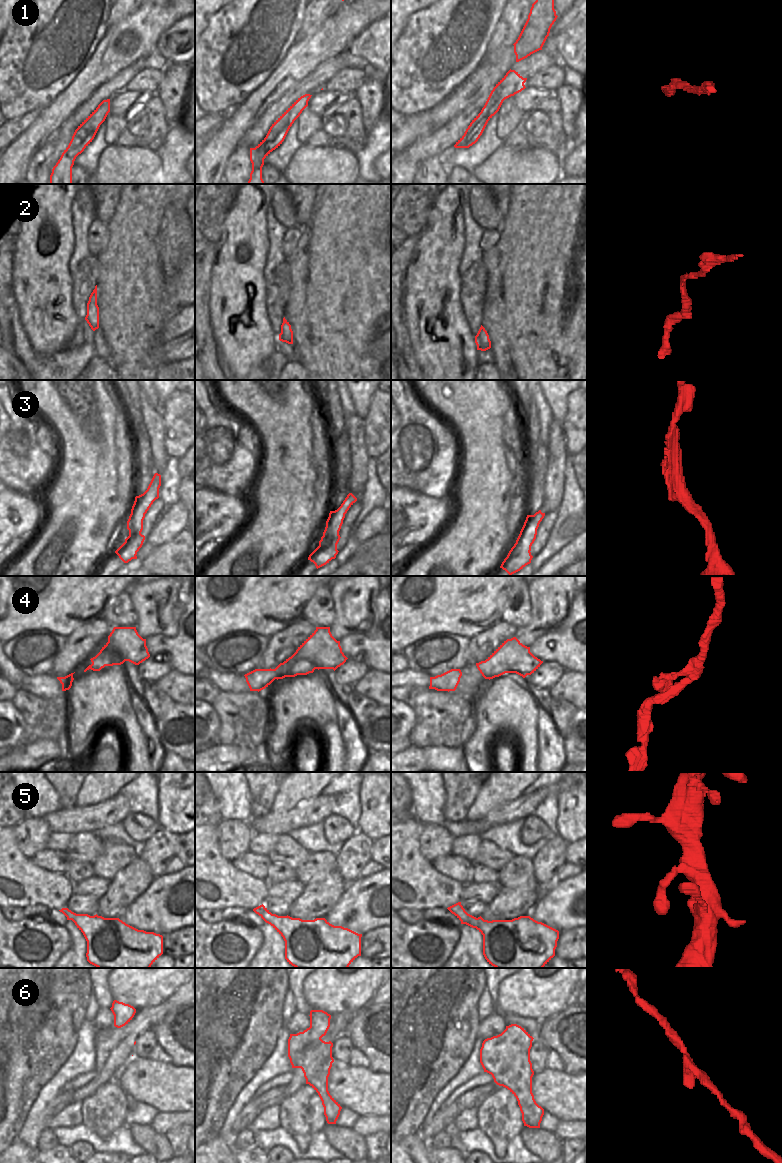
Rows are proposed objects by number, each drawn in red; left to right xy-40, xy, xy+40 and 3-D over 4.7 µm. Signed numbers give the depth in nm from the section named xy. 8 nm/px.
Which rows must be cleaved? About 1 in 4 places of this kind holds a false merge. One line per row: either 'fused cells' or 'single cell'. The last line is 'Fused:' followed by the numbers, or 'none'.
1: single cell
2: single cell
3: single cell
4: single cell
5: single cell
6: single cell
Fused: none

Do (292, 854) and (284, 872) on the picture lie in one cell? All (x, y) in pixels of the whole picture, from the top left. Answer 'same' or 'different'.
different

